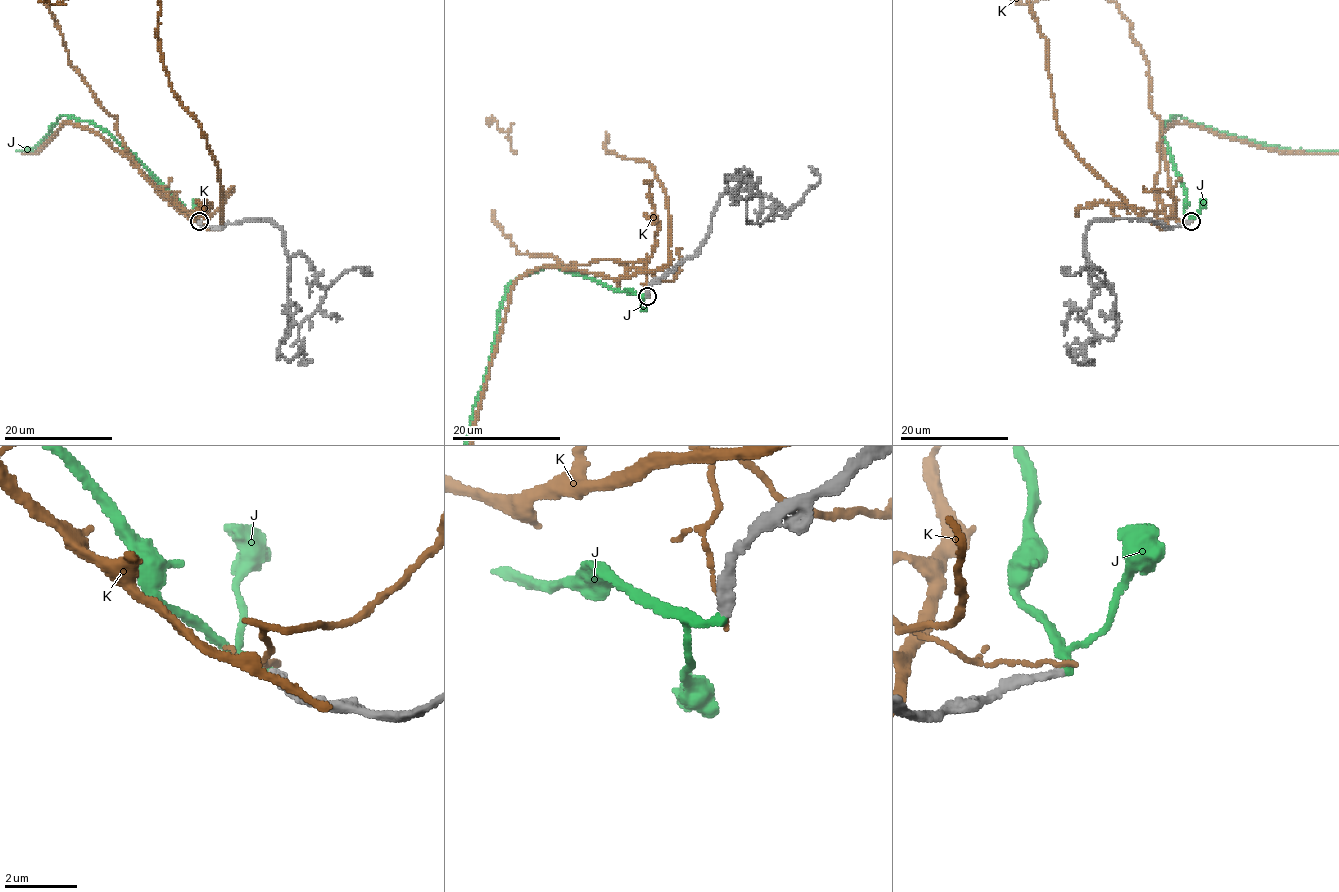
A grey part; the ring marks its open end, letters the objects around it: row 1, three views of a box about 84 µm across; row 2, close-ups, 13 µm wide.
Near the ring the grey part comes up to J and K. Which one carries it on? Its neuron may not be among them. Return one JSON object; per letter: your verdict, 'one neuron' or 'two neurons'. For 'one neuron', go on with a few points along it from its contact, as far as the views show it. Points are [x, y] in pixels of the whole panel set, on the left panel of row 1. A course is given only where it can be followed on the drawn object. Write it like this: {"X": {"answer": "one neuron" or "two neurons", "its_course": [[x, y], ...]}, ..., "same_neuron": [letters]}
{"J": {"answer": "one neuron"}, "K": {"answer": "two neurons"}, "same_neuron": ["J"]}

